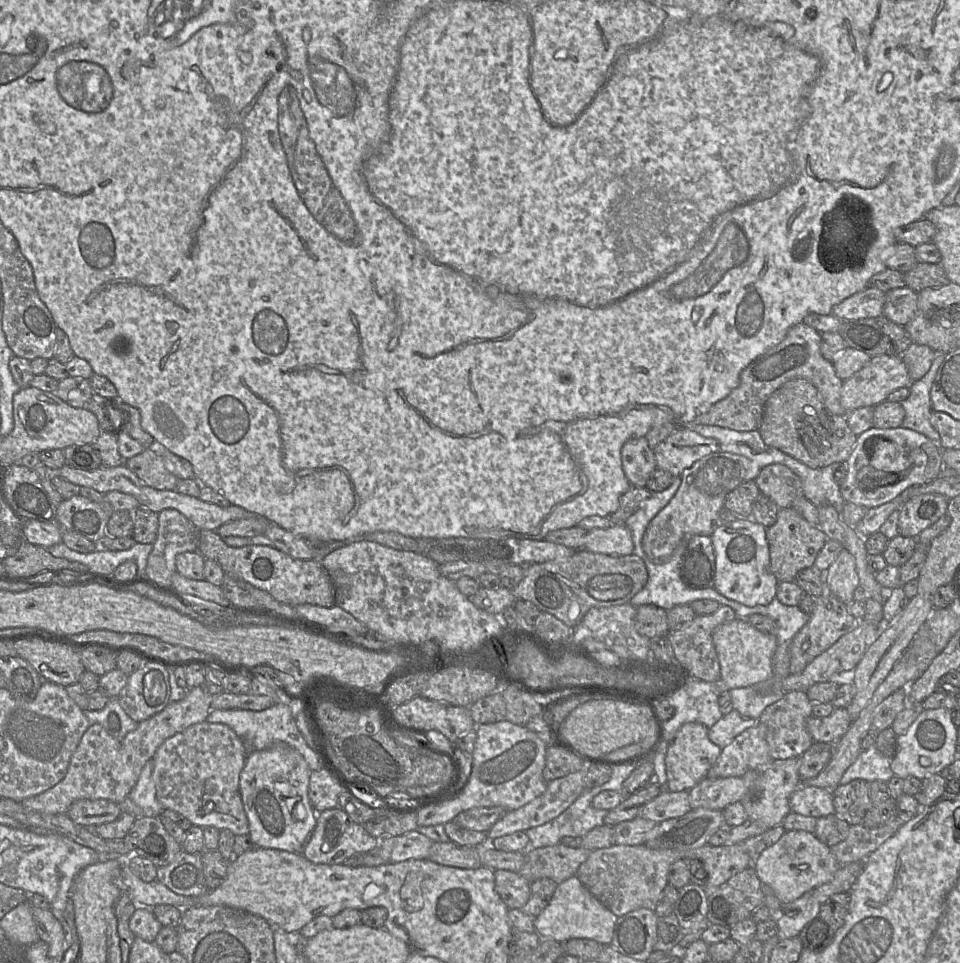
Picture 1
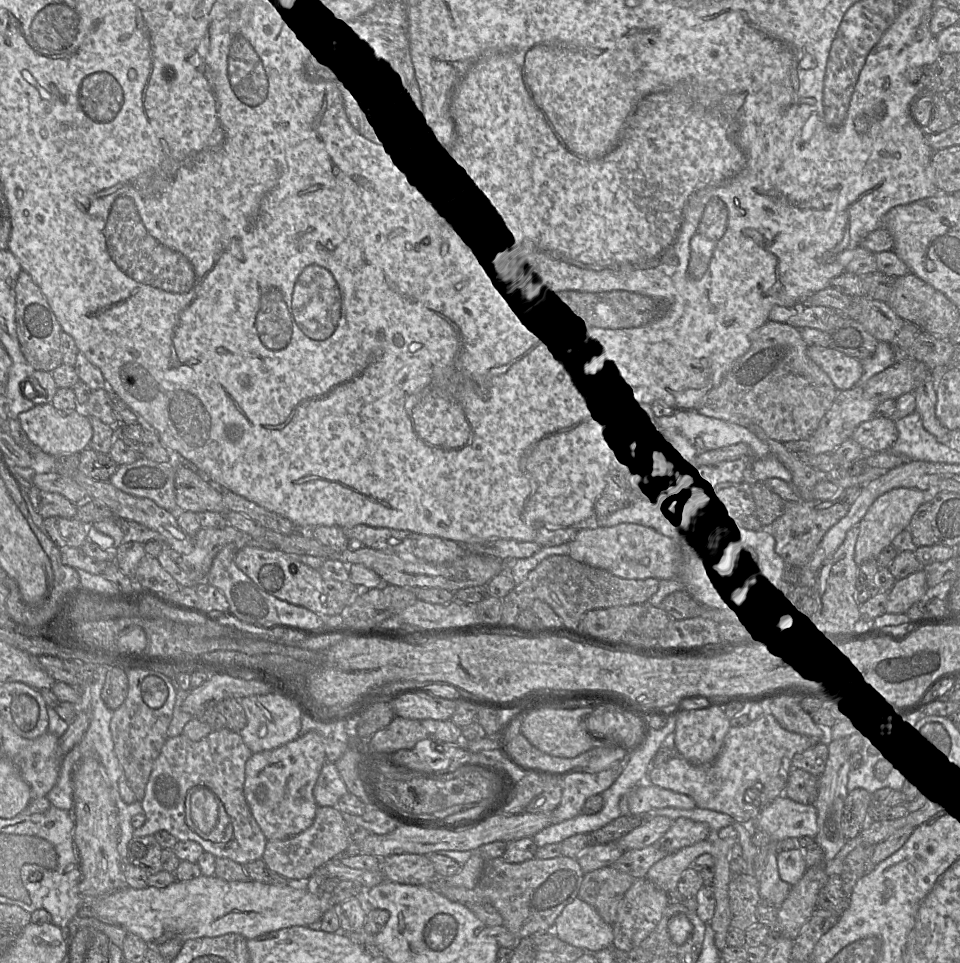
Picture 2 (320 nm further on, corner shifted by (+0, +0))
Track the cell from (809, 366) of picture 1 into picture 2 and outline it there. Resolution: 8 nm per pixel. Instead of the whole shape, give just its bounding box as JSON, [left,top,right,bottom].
[695,320,838,443]

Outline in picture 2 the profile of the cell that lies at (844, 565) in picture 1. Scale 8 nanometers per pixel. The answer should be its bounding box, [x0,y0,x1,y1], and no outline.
[854,487,940,566]

